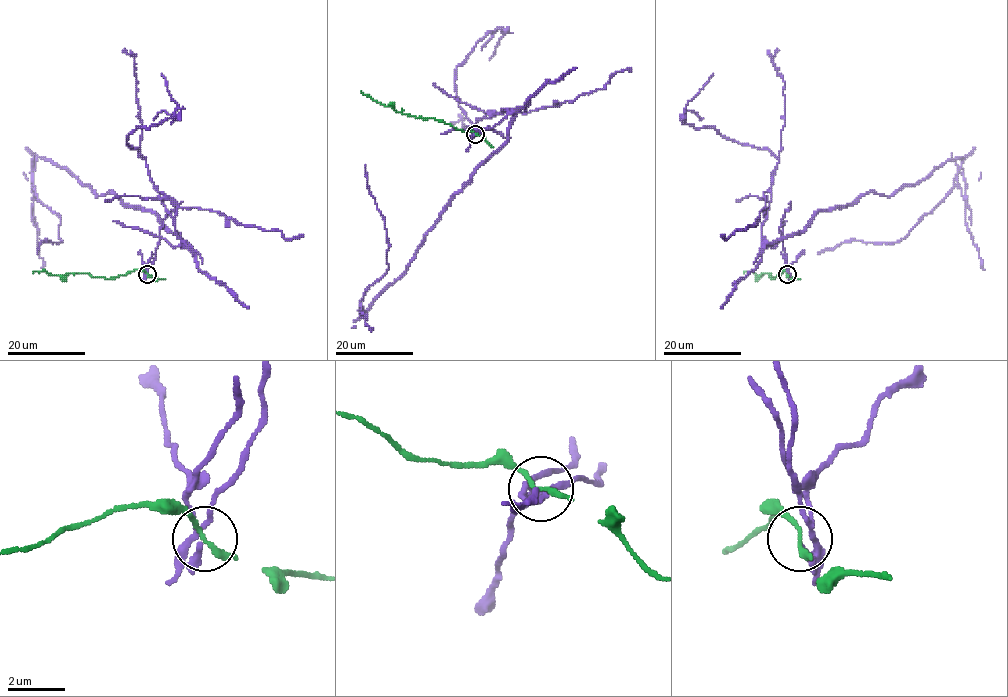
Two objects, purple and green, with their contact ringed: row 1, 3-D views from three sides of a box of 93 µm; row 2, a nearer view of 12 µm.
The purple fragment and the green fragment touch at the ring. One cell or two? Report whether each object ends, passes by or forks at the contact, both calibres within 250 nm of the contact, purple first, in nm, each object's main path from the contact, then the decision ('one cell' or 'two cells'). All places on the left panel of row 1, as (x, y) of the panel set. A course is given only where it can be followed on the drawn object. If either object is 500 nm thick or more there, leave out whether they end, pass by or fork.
purple ends | green passes by | 200/160 nm | purple via (146, 275), (161, 238), (187, 244), (40, 157), (33, 185), (60, 241), (36, 253) | green via (147, 274), (143, 270), (133, 270), (108, 279), (89, 274), (63, 276), (44, 271), (33, 273) | two cells

